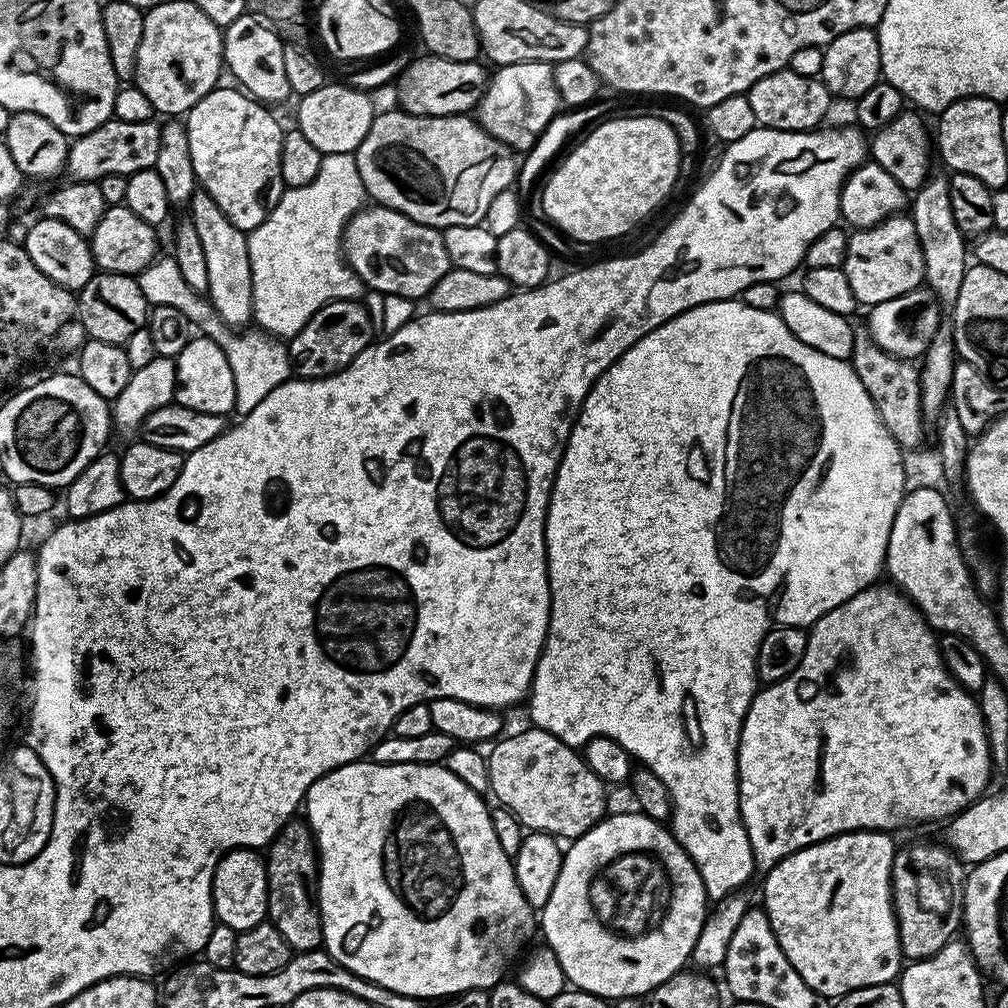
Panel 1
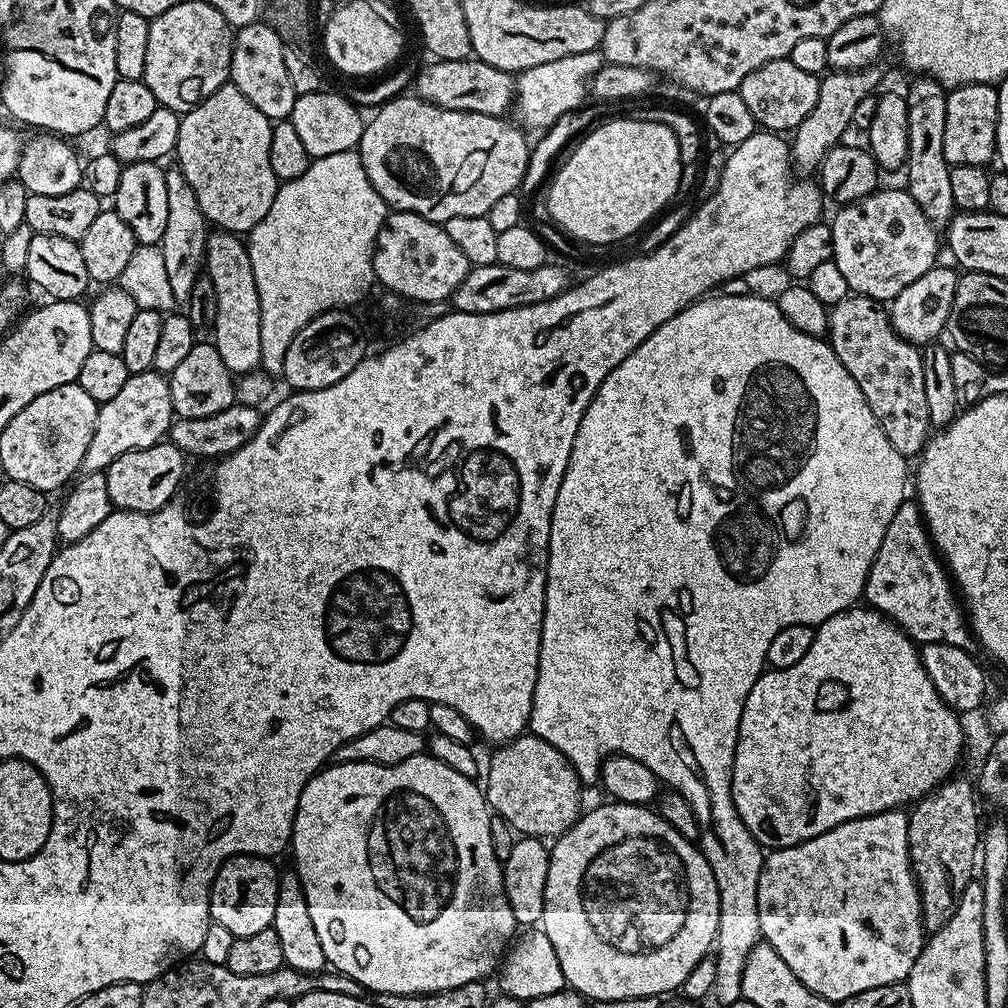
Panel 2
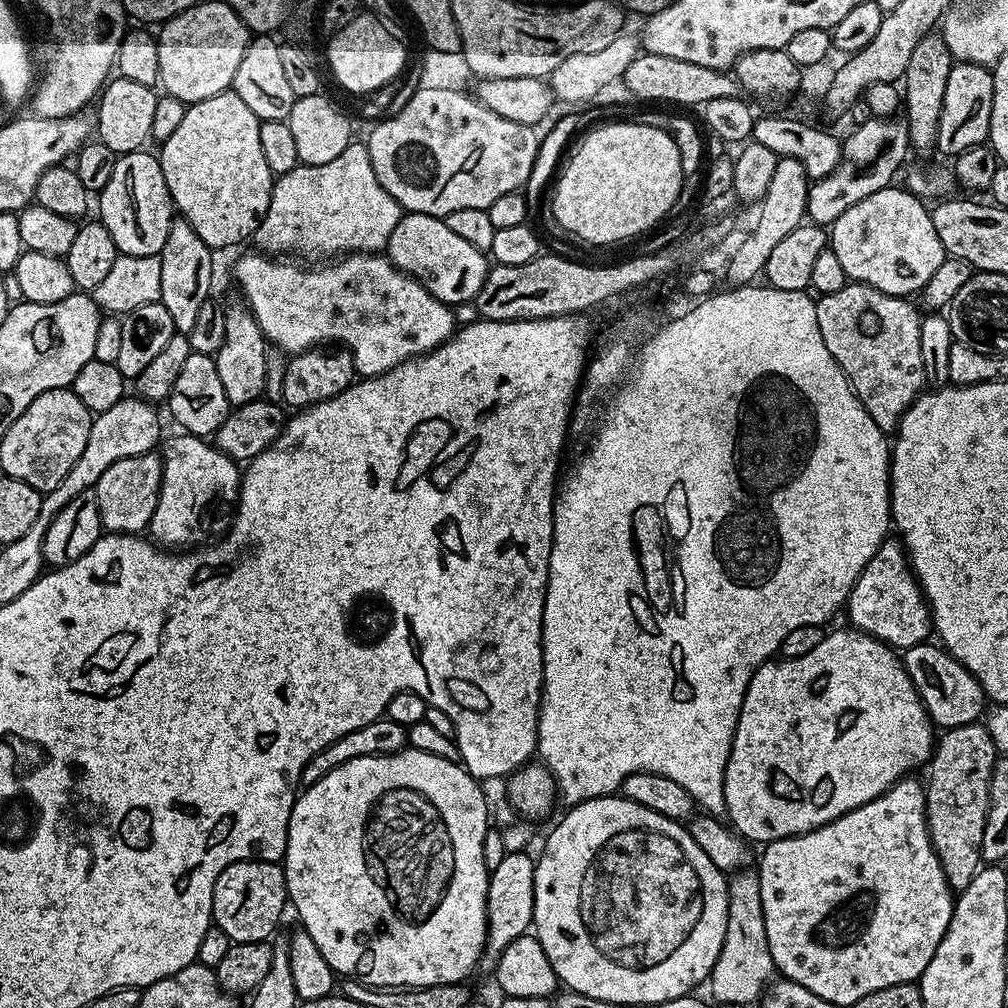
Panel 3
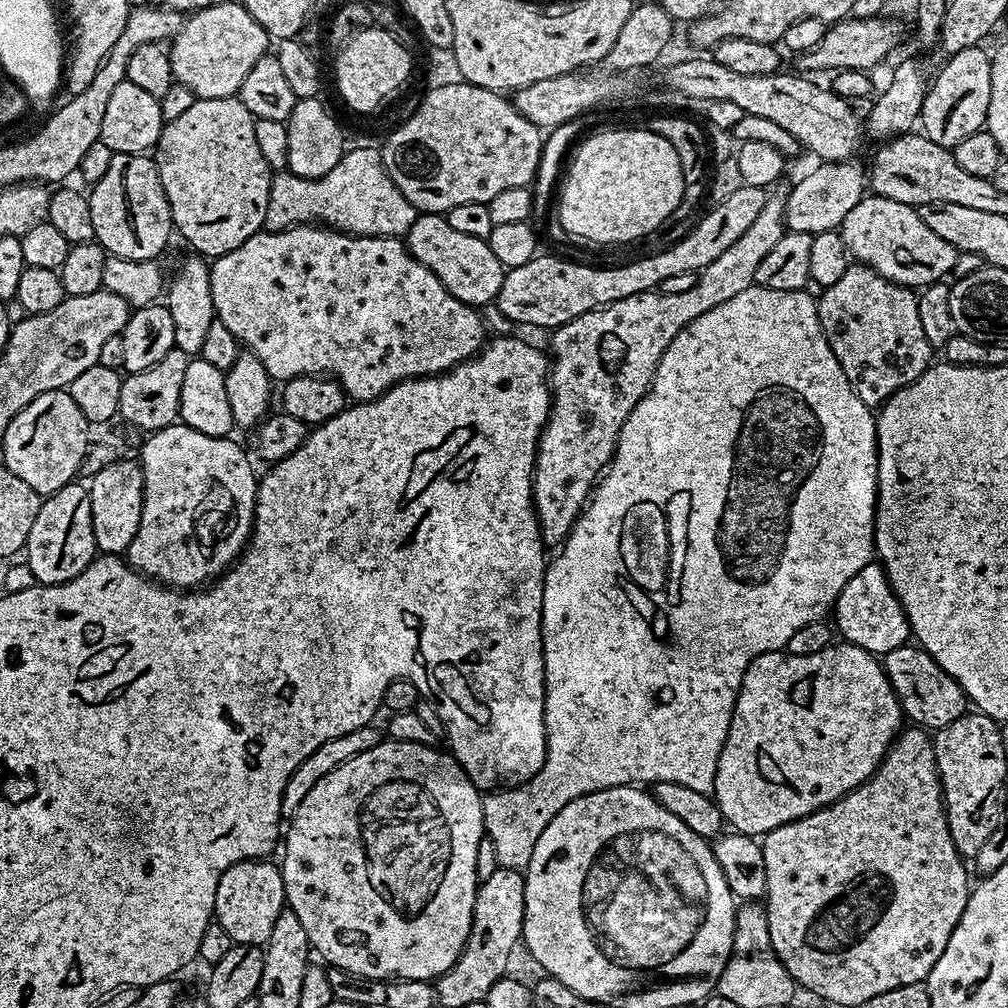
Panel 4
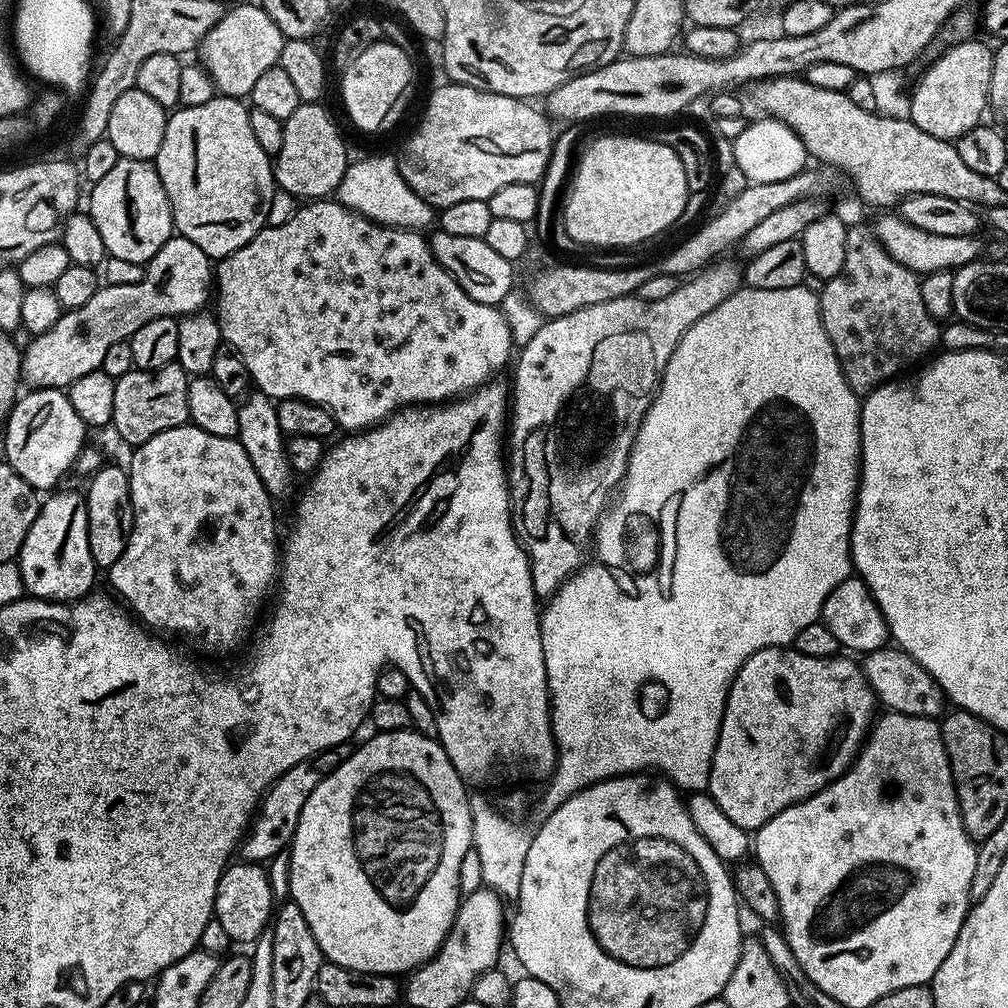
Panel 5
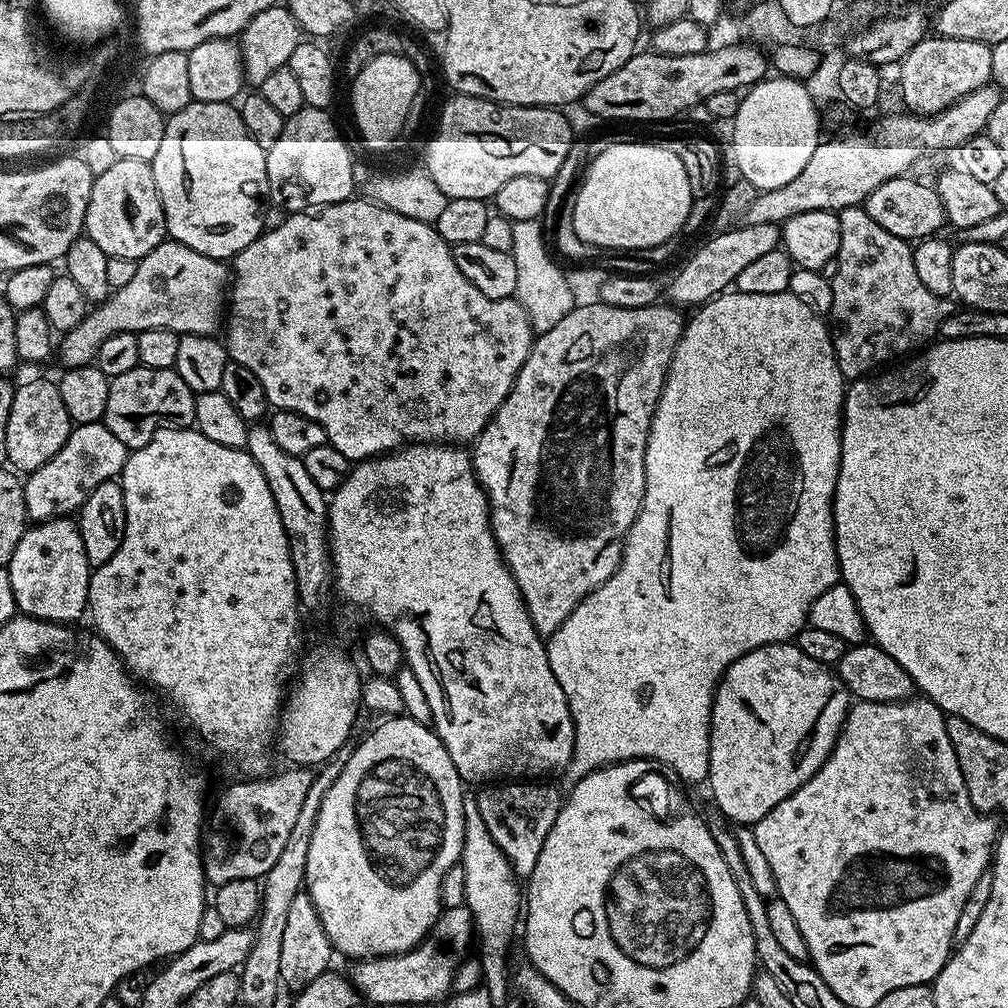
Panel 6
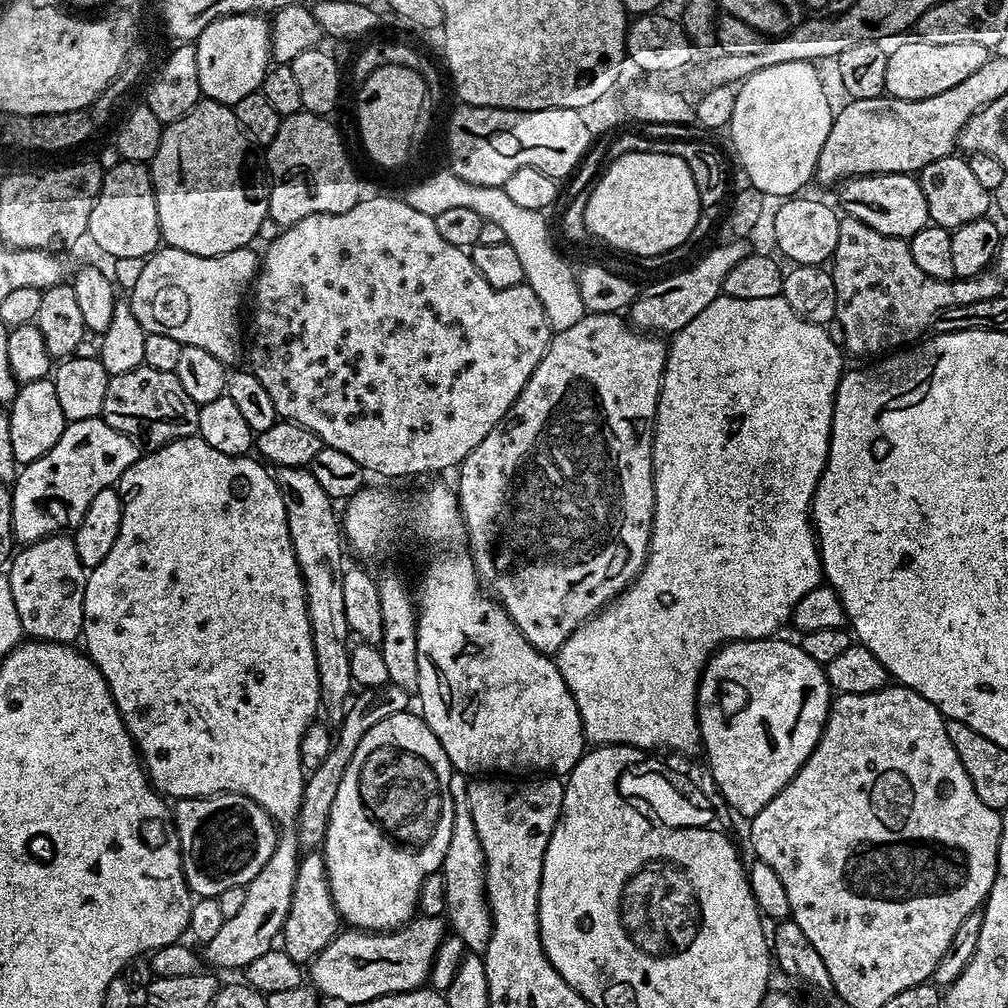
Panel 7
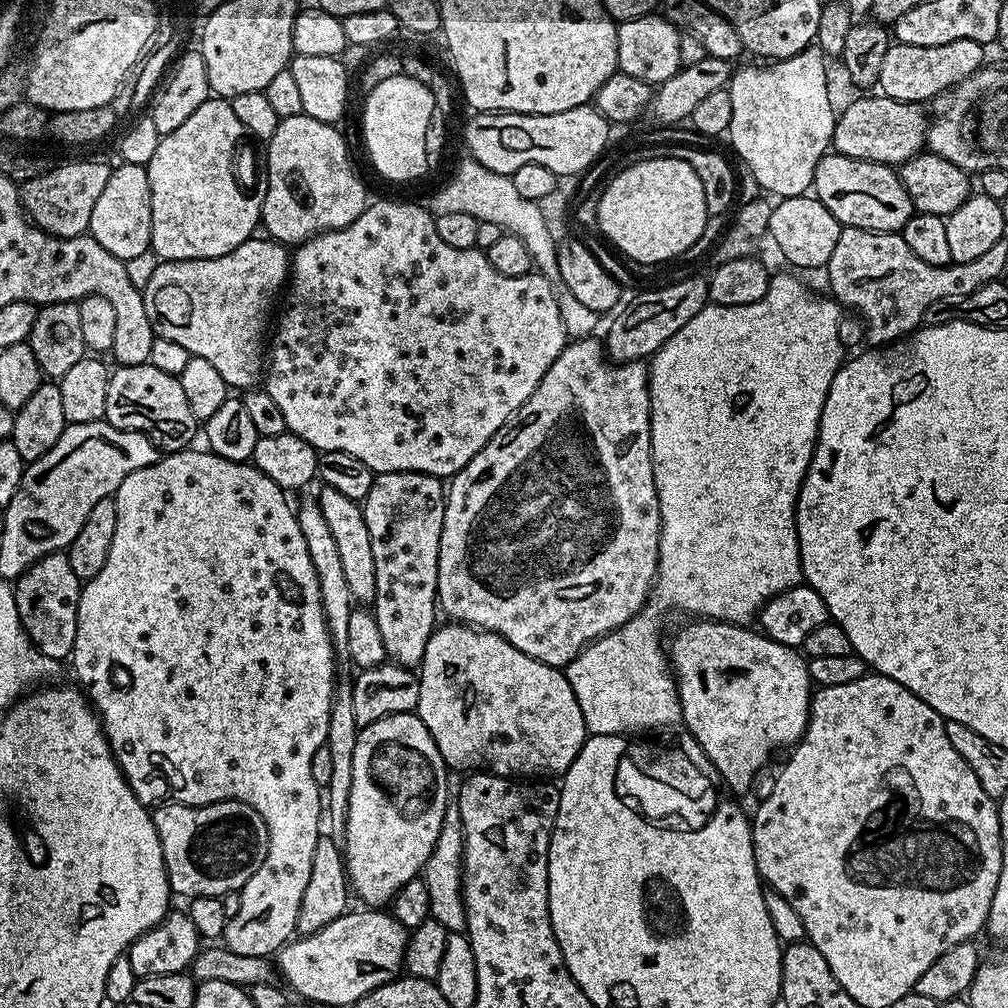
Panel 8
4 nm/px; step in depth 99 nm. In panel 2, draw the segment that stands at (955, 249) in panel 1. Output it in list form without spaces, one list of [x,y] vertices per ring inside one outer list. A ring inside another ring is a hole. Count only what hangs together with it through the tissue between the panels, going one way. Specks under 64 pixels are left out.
[[[917,75],[906,91],[906,138],[908,139],[908,184],[906,190],[922,206],[922,214],[933,226],[947,226],[952,223],[958,209],[954,202],[954,190],[950,187],[950,165],[942,138],[946,138],[946,102],[948,92],[937,81],[928,76]]]

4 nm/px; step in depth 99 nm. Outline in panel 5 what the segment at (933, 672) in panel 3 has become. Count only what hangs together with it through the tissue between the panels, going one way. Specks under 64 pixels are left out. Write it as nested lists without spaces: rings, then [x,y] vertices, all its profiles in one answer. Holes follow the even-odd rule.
[[[895,646],[879,648],[863,657],[862,669],[864,681],[870,685],[873,696],[887,711],[933,718],[945,711],[944,691],[930,674],[926,674],[926,670],[922,670],[922,666],[918,666],[918,662],[914,662],[909,652],[903,652]]]

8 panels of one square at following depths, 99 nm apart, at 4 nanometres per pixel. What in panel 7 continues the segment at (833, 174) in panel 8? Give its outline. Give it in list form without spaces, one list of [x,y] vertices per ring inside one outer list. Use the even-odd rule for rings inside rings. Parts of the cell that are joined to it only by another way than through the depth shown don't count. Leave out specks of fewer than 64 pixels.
[[[907,172],[854,176],[850,180],[843,181],[835,192],[840,199],[839,211],[844,216],[853,216],[858,222],[878,230],[878,234],[908,240],[930,224],[926,198],[922,195],[920,181],[915,175]]]

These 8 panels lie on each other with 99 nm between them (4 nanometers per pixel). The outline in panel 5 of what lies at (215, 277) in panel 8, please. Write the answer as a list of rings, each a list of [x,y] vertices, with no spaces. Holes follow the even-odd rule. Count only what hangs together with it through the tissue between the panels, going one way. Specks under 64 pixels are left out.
[[[174,234],[154,254],[154,258],[149,260],[144,268],[144,276],[138,282],[130,282],[126,286],[100,286],[96,293],[86,302],[77,308],[70,308],[61,311],[58,319],[44,332],[37,332],[31,337],[28,349],[24,348],[20,357],[20,371],[23,379],[29,380],[29,385],[36,388],[59,388],[67,389],[69,384],[78,382],[82,374],[90,374],[97,371],[106,356],[106,350],[118,342],[127,340],[138,330],[138,326],[146,326],[159,316],[170,316],[179,318],[190,316],[193,312],[201,311],[205,307],[204,303],[209,303],[210,293],[214,288],[214,264],[213,261],[190,238]]]

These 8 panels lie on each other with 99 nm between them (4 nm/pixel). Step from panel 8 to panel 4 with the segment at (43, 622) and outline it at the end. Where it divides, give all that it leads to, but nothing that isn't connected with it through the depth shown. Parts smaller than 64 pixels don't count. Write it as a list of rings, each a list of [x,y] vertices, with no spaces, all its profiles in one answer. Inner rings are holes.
[[[80,482],[62,486],[53,496],[40,501],[38,518],[30,526],[26,545],[26,563],[36,584],[61,584],[73,580],[95,560],[98,549],[94,542],[94,526],[90,518],[90,494]],[[28,556],[28,557],[27,557]]]

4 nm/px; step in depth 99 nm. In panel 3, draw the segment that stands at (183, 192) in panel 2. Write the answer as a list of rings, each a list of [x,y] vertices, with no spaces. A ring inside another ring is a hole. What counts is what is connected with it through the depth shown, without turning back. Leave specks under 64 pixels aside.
[[[182,218],[173,219],[170,234],[166,238],[166,246],[162,246],[159,255],[162,262],[162,290],[159,302],[162,306],[166,306],[170,318],[174,318],[177,333],[187,334],[190,330],[194,330],[194,322],[198,310],[202,310],[202,302],[210,299],[208,291],[212,288],[212,256],[214,256],[213,249],[208,248],[206,242],[202,242],[202,238],[198,238],[198,234],[194,234],[194,226],[190,226]]]

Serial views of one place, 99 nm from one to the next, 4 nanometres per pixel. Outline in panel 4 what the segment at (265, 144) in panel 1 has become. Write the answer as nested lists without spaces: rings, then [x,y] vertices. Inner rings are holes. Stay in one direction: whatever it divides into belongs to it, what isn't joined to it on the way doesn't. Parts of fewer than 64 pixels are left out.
[[[227,96],[226,98],[214,98],[213,100],[197,99],[190,106],[190,110],[185,110],[179,118],[167,121],[163,130],[160,132],[160,141],[156,143],[154,149],[154,159],[156,169],[160,175],[160,181],[164,187],[164,193],[168,199],[168,205],[172,211],[172,223],[178,236],[181,236],[186,243],[192,247],[193,253],[199,254],[204,258],[215,258],[242,246],[246,238],[250,238],[256,232],[264,228],[266,218],[266,206],[270,202],[270,186],[272,185],[273,169],[269,168],[266,158],[262,158],[262,150],[258,150],[258,141],[254,138],[254,126],[256,120],[250,110],[238,98]]]

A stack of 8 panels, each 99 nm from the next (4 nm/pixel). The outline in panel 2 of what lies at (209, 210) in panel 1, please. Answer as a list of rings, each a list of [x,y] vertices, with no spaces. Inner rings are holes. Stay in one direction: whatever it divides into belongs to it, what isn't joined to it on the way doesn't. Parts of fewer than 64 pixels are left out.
[[[209,231],[204,247],[206,279],[214,282],[214,298],[218,298],[216,322],[211,339],[229,372],[247,374],[260,368],[262,354],[262,318],[258,286],[254,282],[254,266],[250,266],[247,243],[237,233]]]

